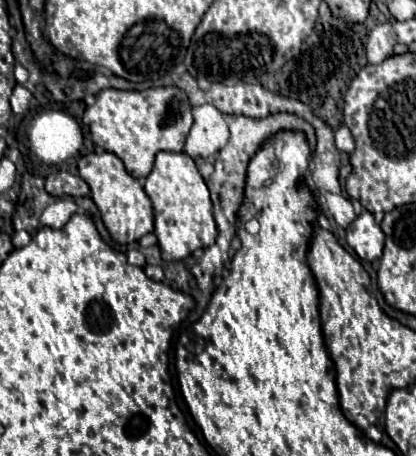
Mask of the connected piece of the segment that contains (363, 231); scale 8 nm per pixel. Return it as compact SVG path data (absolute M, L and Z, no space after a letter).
M362 213L358 215L346 229L346 241L348 245L356 251L356 255L362 261L374 261L380 259L382 249L384 249L384 233L382 229L374 223L372 213Z

